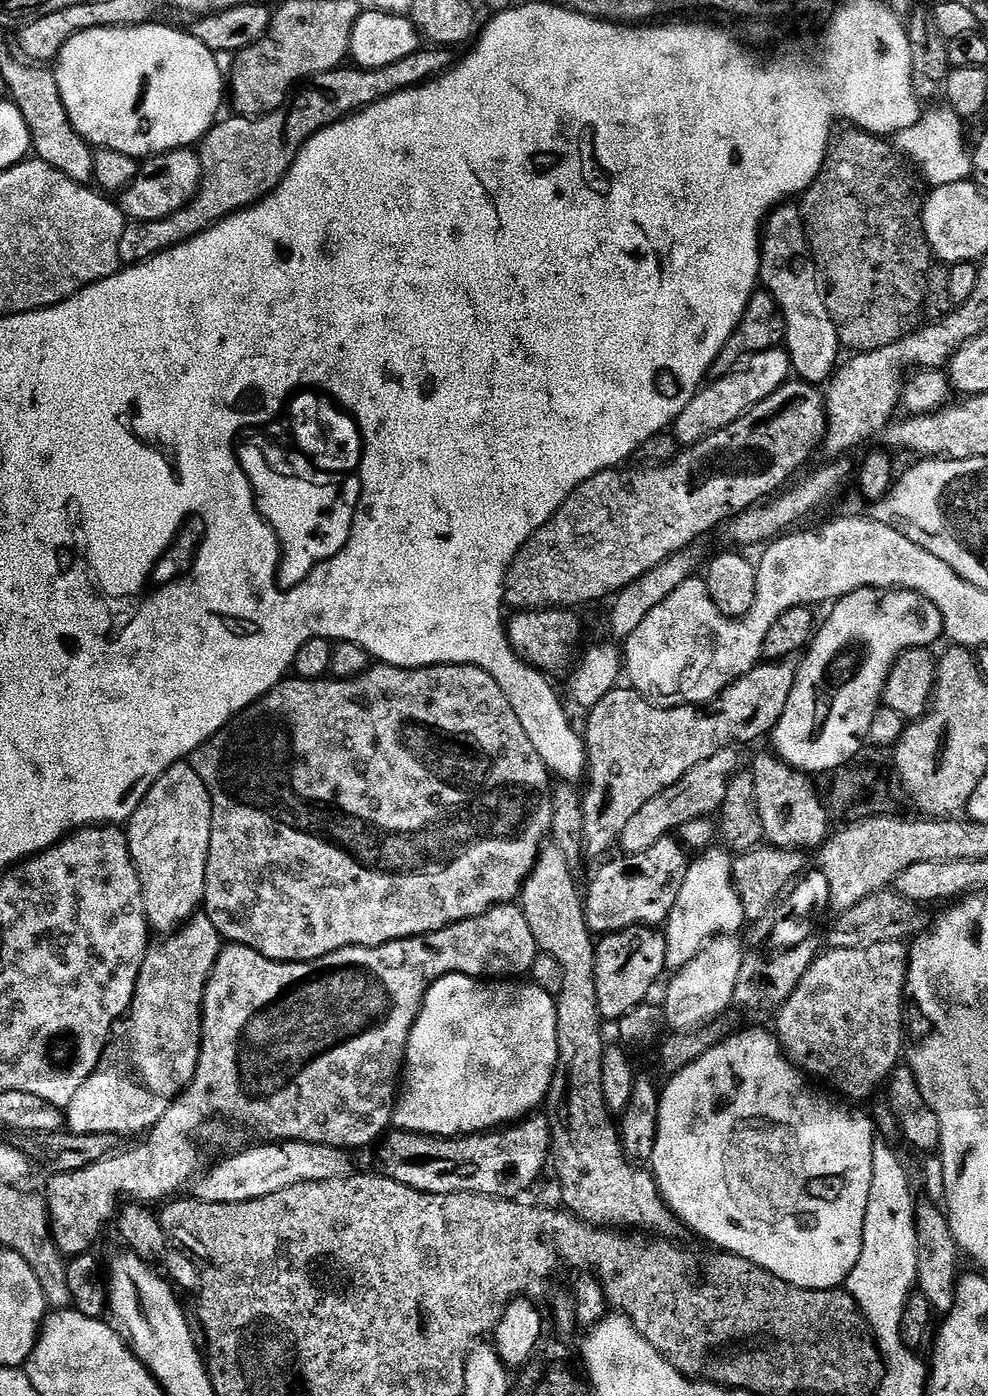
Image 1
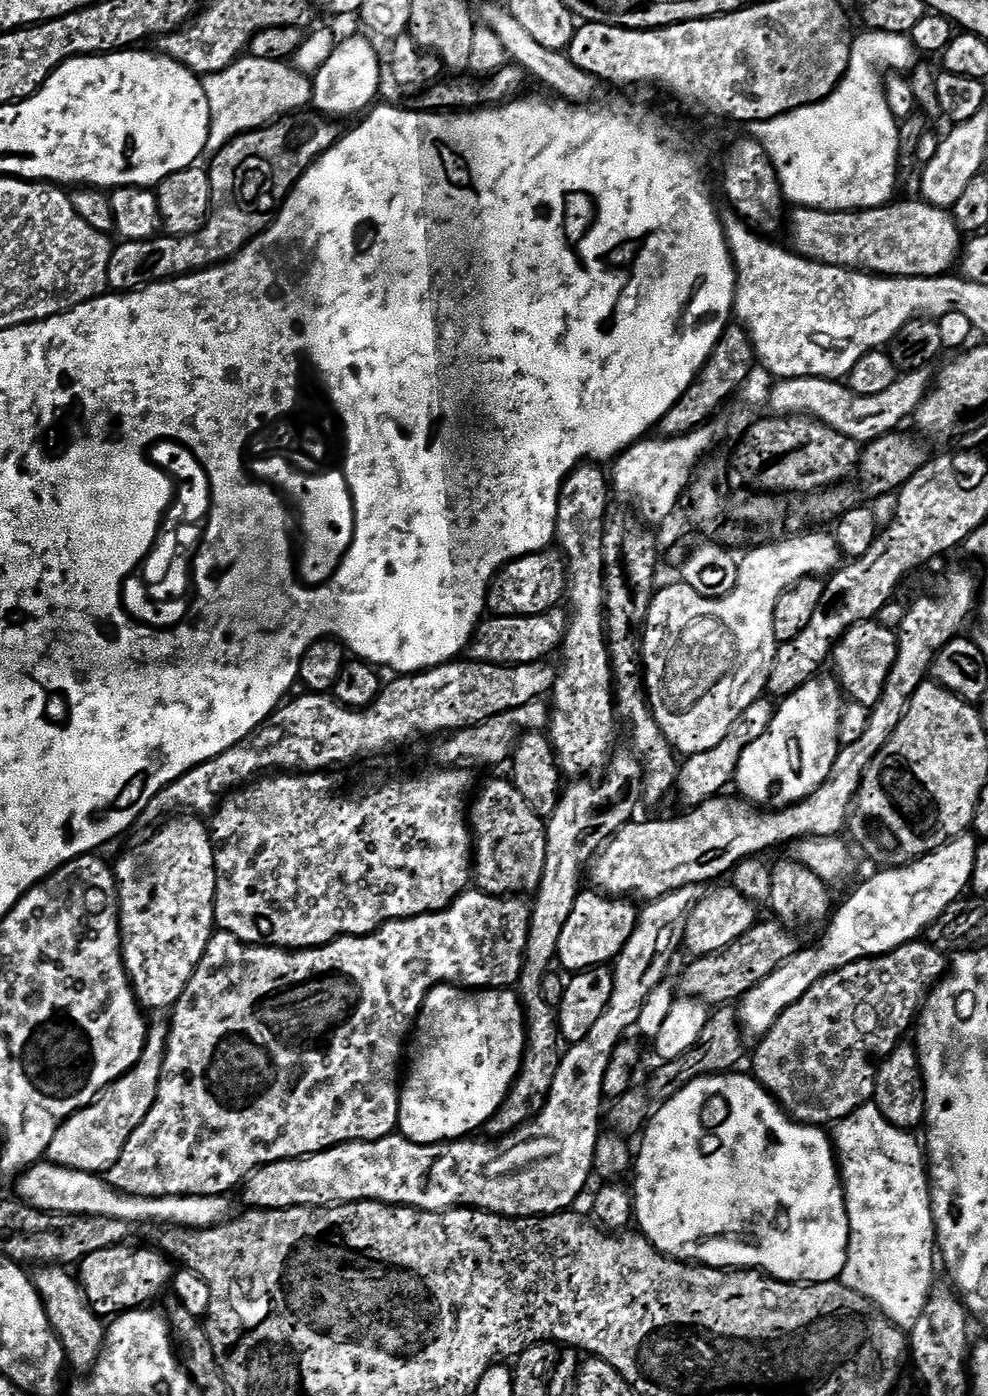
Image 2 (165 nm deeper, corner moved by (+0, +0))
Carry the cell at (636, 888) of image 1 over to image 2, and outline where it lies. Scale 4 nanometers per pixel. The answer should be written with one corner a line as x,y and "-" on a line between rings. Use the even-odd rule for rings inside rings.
599,890
591,891
581,891
566,926
562,926
562,938
558,938
556,959
559,967
568,974
611,965
622,946
630,942
630,934
634,934
637,905
628,898
613,898

